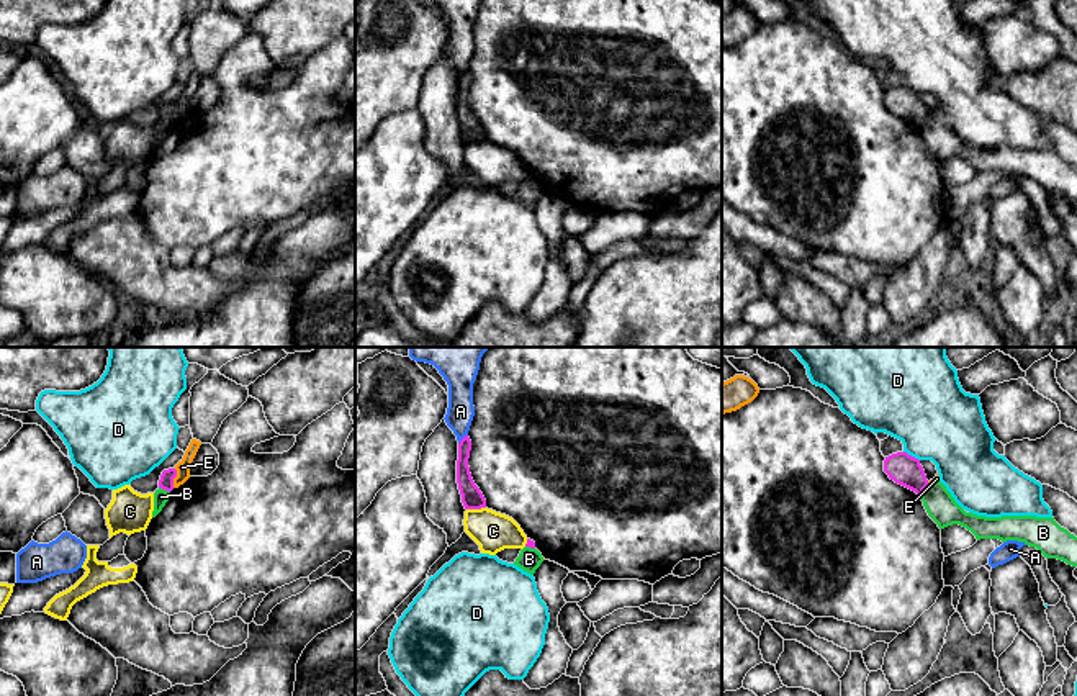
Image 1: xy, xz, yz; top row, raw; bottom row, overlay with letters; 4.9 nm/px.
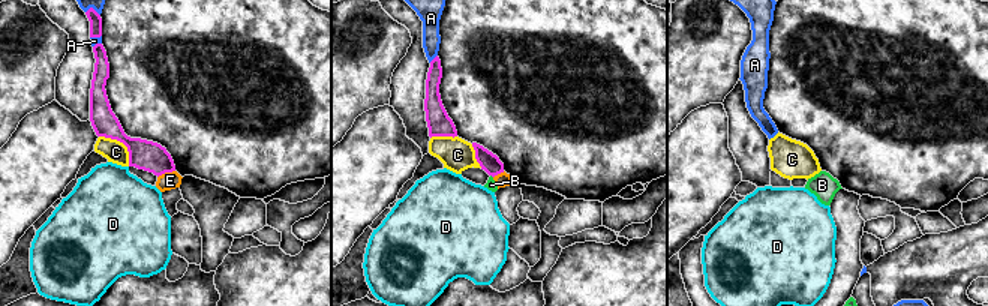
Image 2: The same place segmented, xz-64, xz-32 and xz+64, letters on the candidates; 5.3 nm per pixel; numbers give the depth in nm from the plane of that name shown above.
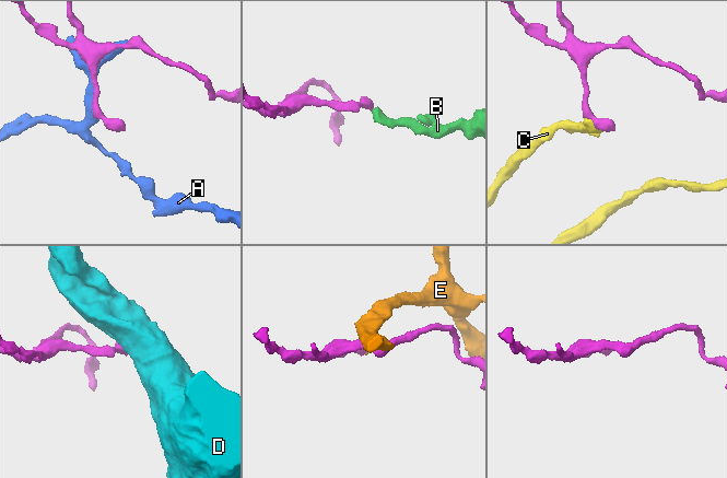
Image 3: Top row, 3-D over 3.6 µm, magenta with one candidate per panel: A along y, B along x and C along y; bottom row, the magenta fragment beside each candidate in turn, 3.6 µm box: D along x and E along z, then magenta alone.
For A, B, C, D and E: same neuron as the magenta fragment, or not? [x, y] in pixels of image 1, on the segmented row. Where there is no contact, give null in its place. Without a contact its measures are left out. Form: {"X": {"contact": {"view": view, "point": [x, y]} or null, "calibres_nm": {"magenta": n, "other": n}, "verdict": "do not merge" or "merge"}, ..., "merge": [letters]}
{"A": {"contact": {"view": "xz", "point": [462, 439]}, "calibres_nm": {"magenta": 90, "other": 140}, "verdict": "do not merge"}, "B": {"contact": {"view": "xy", "point": [164, 488]}, "calibres_nm": {"magenta": 70, "other": 80}, "verdict": "do not merge"}, "C": {"contact": {"view": "xz", "point": [475, 508]}, "calibres_nm": {"magenta": 110, "other": 190}, "verdict": "do not merge"}, "D": {"contact": {"view": "yz", "point": [910, 456]}, "calibres_nm": {"magenta": 150, "other": 400}, "verdict": "do not merge"}, "E": {"contact": {"view": "xy", "point": [174, 477]}, "calibres_nm": {"magenta": 70, "other": 70}, "verdict": "do not merge"}, "merge": []}

